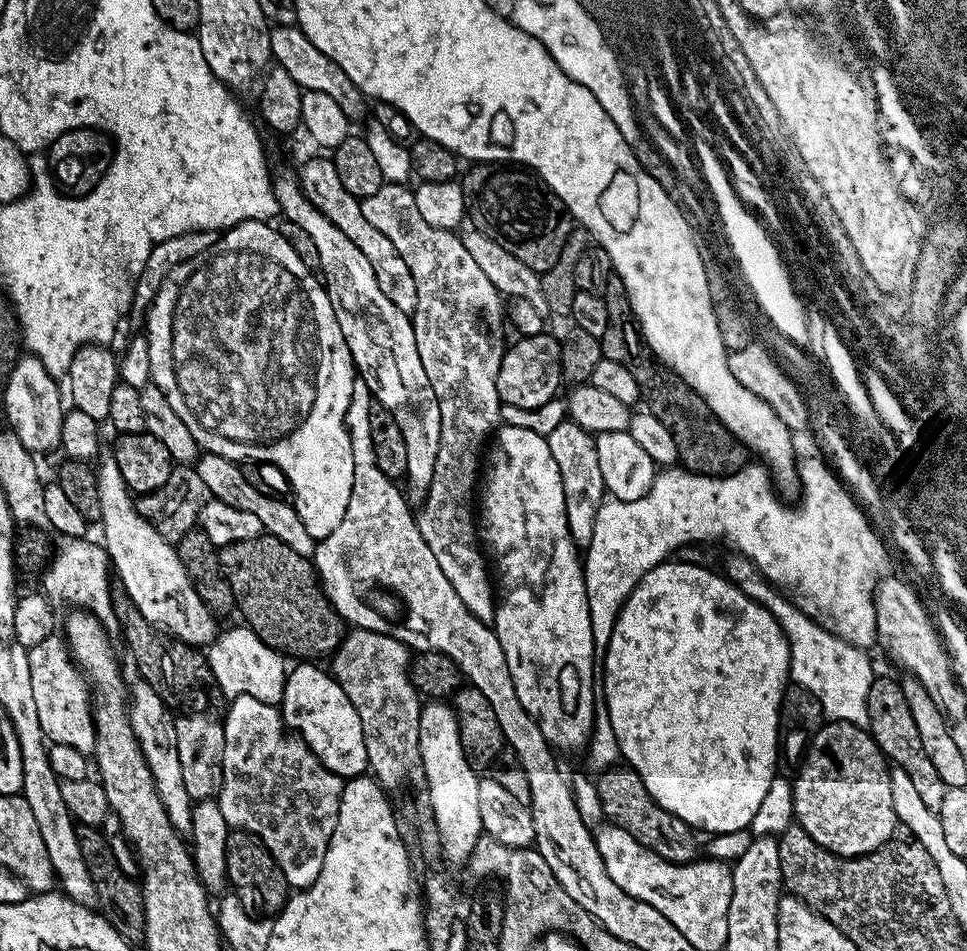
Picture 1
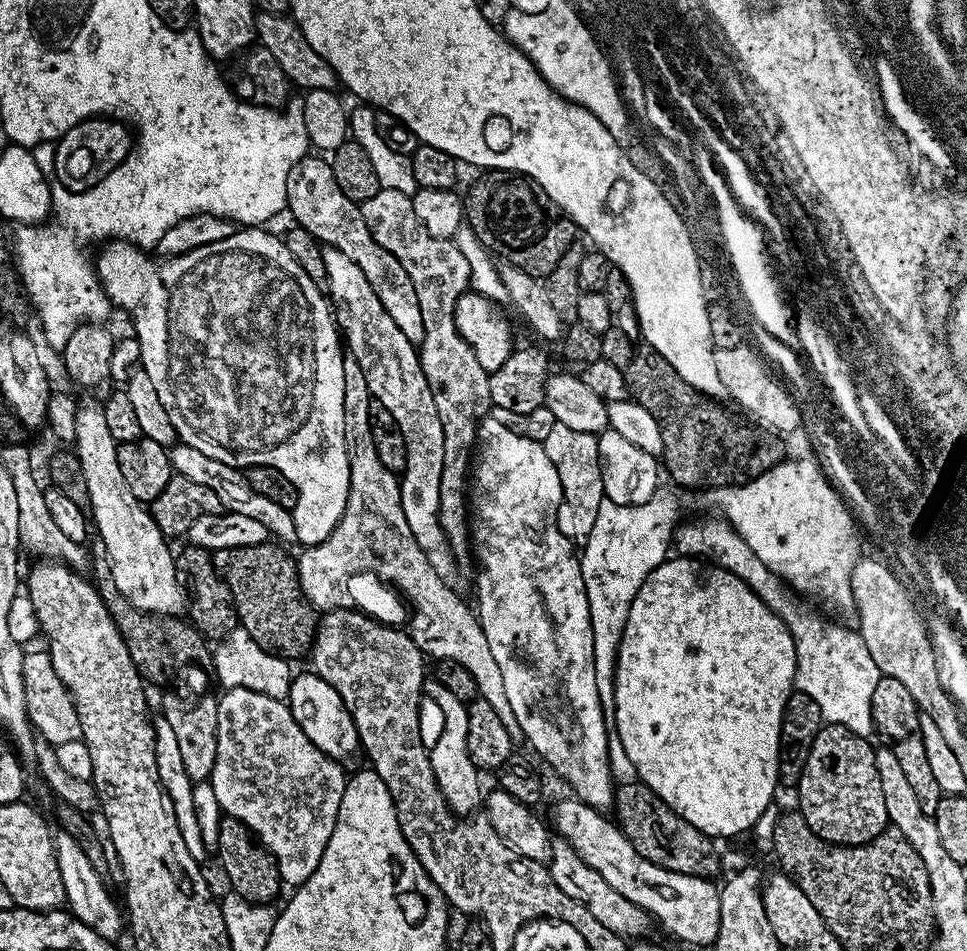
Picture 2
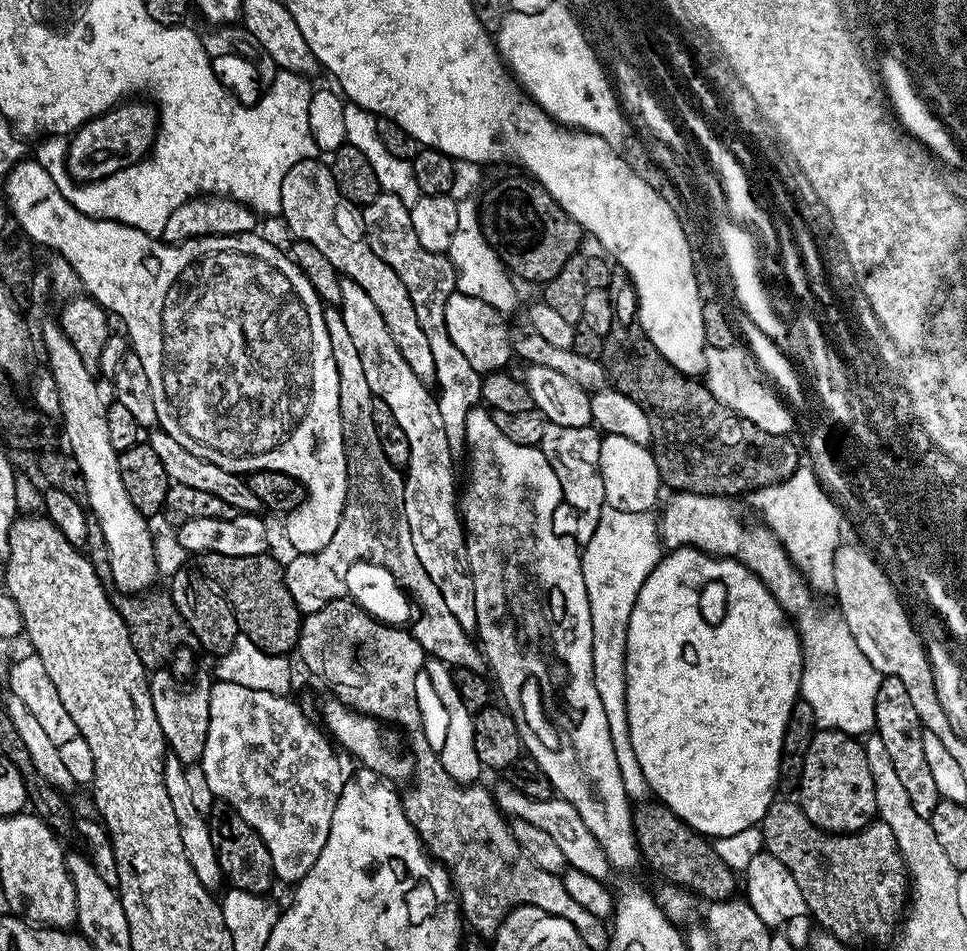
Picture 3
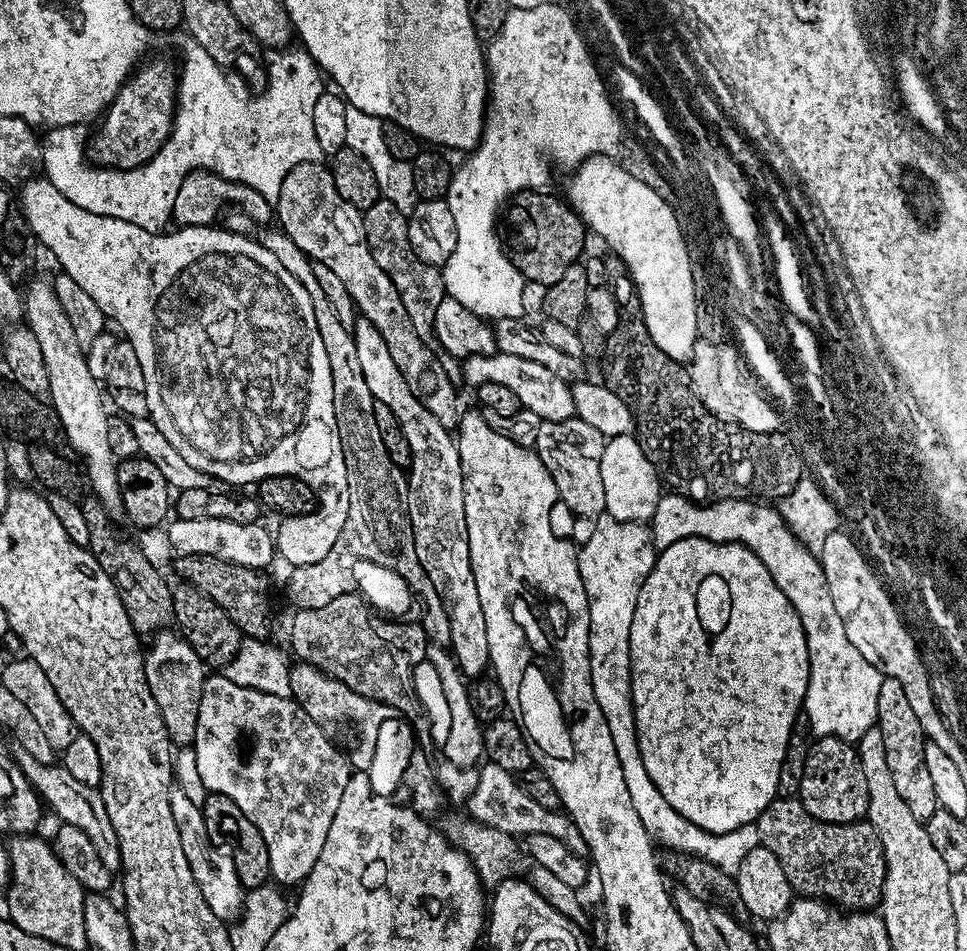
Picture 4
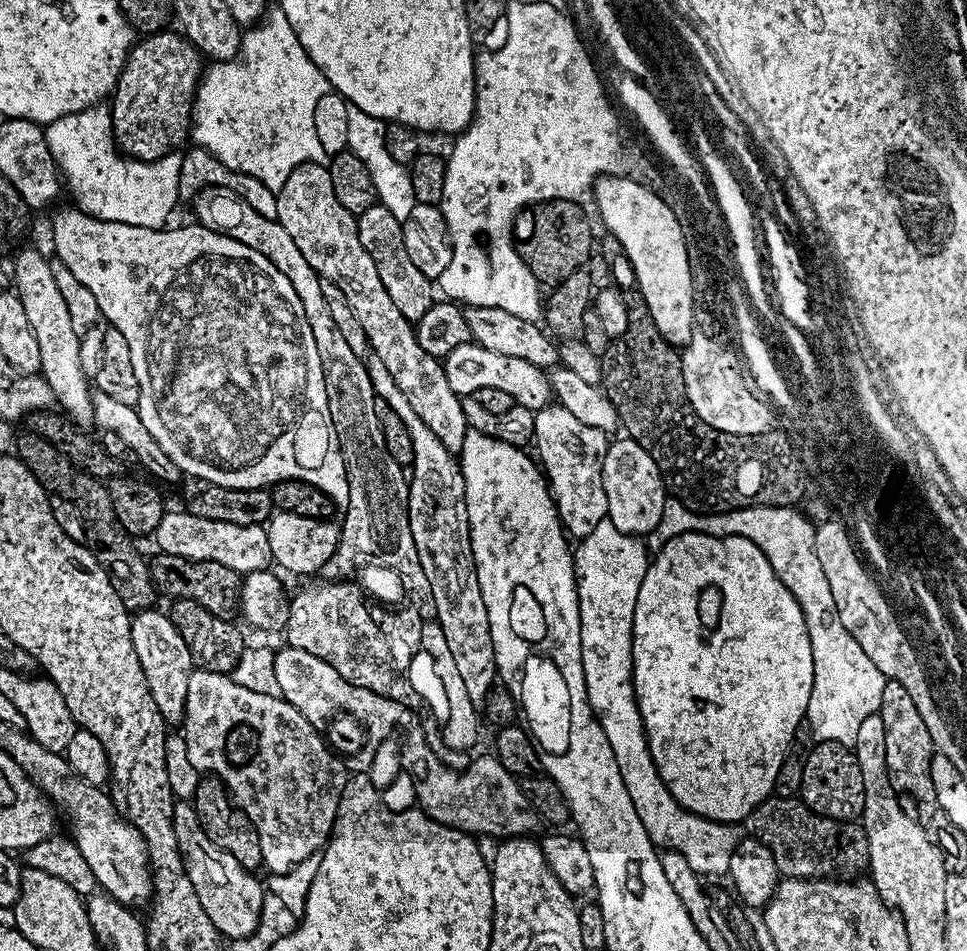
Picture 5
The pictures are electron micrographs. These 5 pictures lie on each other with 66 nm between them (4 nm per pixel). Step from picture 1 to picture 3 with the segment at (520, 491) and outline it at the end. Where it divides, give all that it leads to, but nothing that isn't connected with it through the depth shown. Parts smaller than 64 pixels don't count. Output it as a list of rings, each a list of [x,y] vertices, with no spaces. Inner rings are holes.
[[[477,406],[470,410],[470,414],[466,414],[466,444],[470,449],[470,456],[472,452],[472,481],[468,484],[468,489],[463,489],[462,492],[462,523],[464,525],[464,530],[466,533],[466,543],[468,545],[468,571],[472,573],[472,581],[474,582],[474,610],[476,611],[476,630],[475,635],[478,637],[479,643],[482,645],[482,651],[484,653],[484,659],[486,661],[487,667],[492,668],[491,675],[494,677],[495,687],[498,689],[499,695],[500,692],[504,695],[504,701],[502,701],[503,707],[514,718],[514,722],[518,726],[520,731],[520,742],[523,748],[523,751],[527,753],[531,759],[534,759],[538,762],[538,766],[542,766],[542,774],[546,774],[546,778],[550,778],[552,787],[554,789],[555,795],[559,799],[570,802],[574,806],[574,810],[578,810],[578,814],[592,834],[594,838],[598,838],[598,842],[602,846],[602,850],[606,854],[609,865],[613,869],[616,868],[632,868],[637,863],[641,863],[642,857],[640,855],[639,847],[636,843],[636,833],[632,826],[632,814],[634,811],[633,805],[628,799],[626,794],[626,786],[622,786],[622,770],[618,770],[618,758],[614,755],[614,741],[610,739],[610,725],[606,723],[606,710],[602,706],[602,698],[598,698],[598,690],[594,686],[594,658],[592,657],[592,643],[594,642],[594,630],[592,629],[592,623],[590,622],[590,602],[586,598],[586,582],[582,578],[582,562],[580,561],[581,549],[578,547],[575,539],[569,538],[568,540],[564,536],[559,536],[556,533],[556,524],[552,521],[552,515],[556,512],[556,507],[561,507],[562,504],[562,486],[558,486],[558,474],[554,474],[554,466],[550,466],[550,462],[546,458],[546,454],[535,444],[519,444],[514,442],[502,432],[491,421],[489,416],[489,409],[484,406]]]

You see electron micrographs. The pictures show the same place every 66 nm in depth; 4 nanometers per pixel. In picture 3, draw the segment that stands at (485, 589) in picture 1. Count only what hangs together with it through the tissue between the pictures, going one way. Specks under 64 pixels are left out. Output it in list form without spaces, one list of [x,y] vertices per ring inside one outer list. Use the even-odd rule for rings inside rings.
[[[381,192],[374,202],[363,205],[362,223],[368,245],[374,247],[378,256],[383,256],[396,266],[402,286],[410,292],[414,302],[414,314],[418,314],[418,326],[430,342],[430,355],[434,358],[435,387],[440,387],[436,396],[438,414],[442,414],[442,430],[446,430],[446,442],[450,442],[453,457],[460,458],[466,452],[466,414],[481,403],[480,381],[482,376],[474,370],[461,350],[450,340],[446,330],[446,302],[457,291],[456,268],[445,253],[426,250],[414,234],[412,213],[392,193]]]

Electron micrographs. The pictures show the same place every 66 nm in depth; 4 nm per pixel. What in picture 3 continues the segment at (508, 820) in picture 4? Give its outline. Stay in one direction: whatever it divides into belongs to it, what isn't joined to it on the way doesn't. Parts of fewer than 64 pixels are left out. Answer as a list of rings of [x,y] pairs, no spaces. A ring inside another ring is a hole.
[[[501,782],[497,788],[494,788],[494,803],[505,817],[530,822],[532,826],[538,826],[538,830],[550,834],[550,838],[554,838],[554,842],[562,849],[564,863],[568,868],[576,868],[582,874],[590,874],[590,878],[595,880],[607,881],[610,865],[606,854],[602,850],[598,838],[594,838],[594,834],[590,832],[586,822],[582,820],[578,810],[574,810],[574,806],[570,802],[559,798],[550,800],[526,798],[526,794],[519,792],[513,784]]]

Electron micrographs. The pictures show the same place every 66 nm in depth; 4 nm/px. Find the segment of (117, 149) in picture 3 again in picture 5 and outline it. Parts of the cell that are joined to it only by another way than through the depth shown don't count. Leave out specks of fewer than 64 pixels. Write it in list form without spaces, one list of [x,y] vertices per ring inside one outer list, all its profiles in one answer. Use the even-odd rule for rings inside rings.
[[[176,30],[153,32],[135,41],[110,97],[112,135],[116,137],[116,143],[123,155],[145,162],[160,160],[175,149],[172,148],[175,144],[186,140],[192,123],[192,99],[196,96],[196,86],[202,75],[200,60],[202,61],[202,53]]]

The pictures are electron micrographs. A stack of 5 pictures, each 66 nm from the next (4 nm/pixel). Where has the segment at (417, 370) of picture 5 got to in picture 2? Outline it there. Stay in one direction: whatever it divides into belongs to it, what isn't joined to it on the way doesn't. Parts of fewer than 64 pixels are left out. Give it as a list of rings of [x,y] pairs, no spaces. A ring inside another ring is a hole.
[[[316,154],[303,156],[290,170],[290,178],[286,178],[286,194],[288,195],[287,211],[297,225],[309,231],[318,241],[334,247],[346,258],[350,258],[366,274],[370,286],[374,286],[374,294],[378,294],[378,302],[386,306],[386,314],[394,318],[398,330],[406,334],[412,345],[418,346],[424,337],[422,309],[418,306],[418,294],[414,292],[414,282],[401,271],[392,257],[381,252],[370,239],[370,230],[360,213],[359,203],[346,194],[338,186],[334,178],[334,170],[327,159]]]

